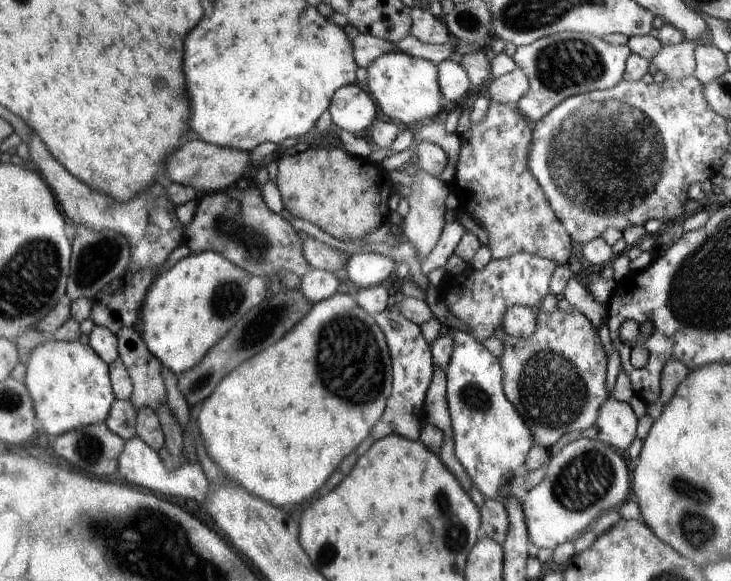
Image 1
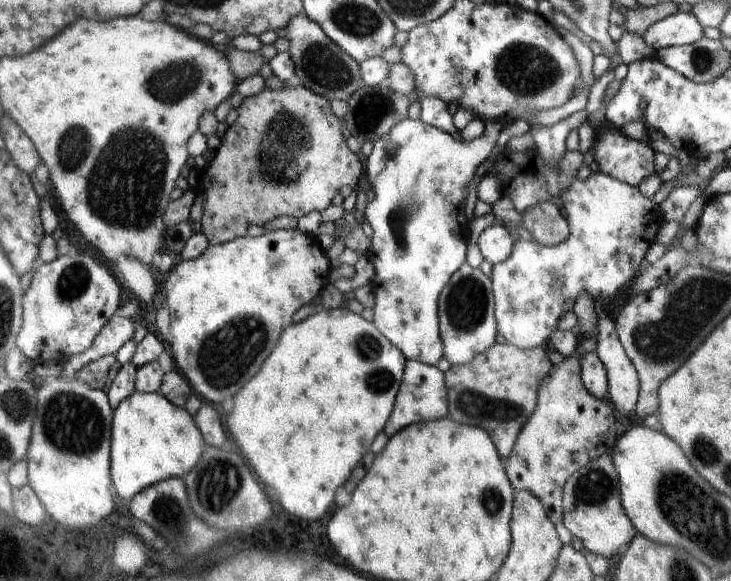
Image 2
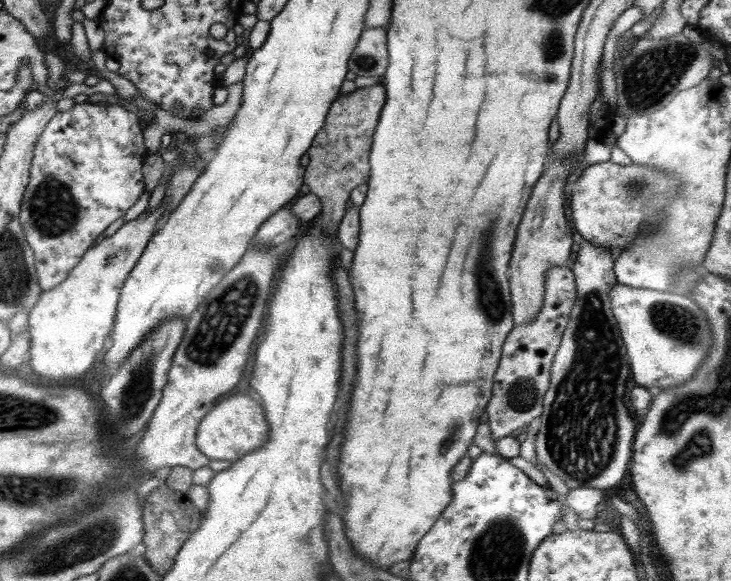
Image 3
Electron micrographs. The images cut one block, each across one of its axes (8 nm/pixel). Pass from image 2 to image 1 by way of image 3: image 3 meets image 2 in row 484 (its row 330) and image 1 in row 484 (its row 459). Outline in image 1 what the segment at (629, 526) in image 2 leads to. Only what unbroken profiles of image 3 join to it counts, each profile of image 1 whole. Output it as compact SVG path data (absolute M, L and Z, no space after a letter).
M578 438L550 457L544 479L527 492L521 504L533 550L555 549L564 542L573 542L601 515L617 510L629 498L630 472L618 453L603 442Z

